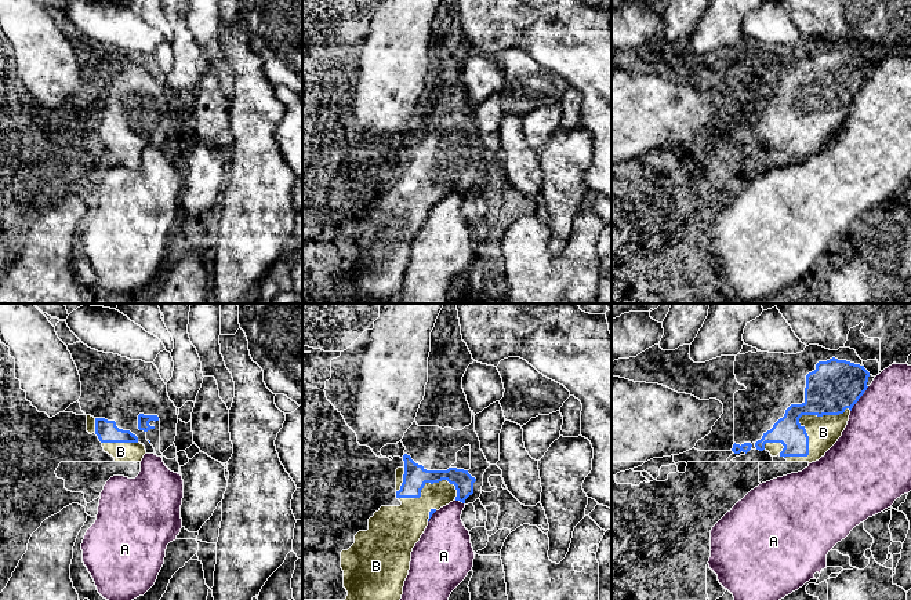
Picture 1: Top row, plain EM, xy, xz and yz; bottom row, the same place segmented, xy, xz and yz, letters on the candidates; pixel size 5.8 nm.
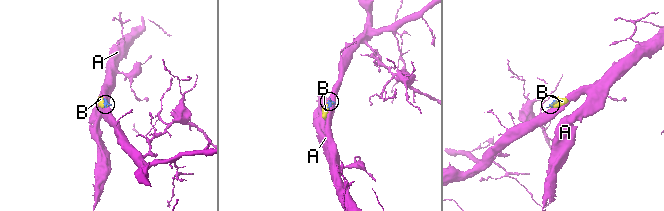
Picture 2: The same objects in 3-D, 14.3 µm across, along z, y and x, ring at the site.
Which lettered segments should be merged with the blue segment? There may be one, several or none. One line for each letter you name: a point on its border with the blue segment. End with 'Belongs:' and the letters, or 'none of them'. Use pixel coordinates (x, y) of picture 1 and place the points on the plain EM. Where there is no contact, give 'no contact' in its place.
B: meets blue in yz at (798, 113)
Belongs: B

